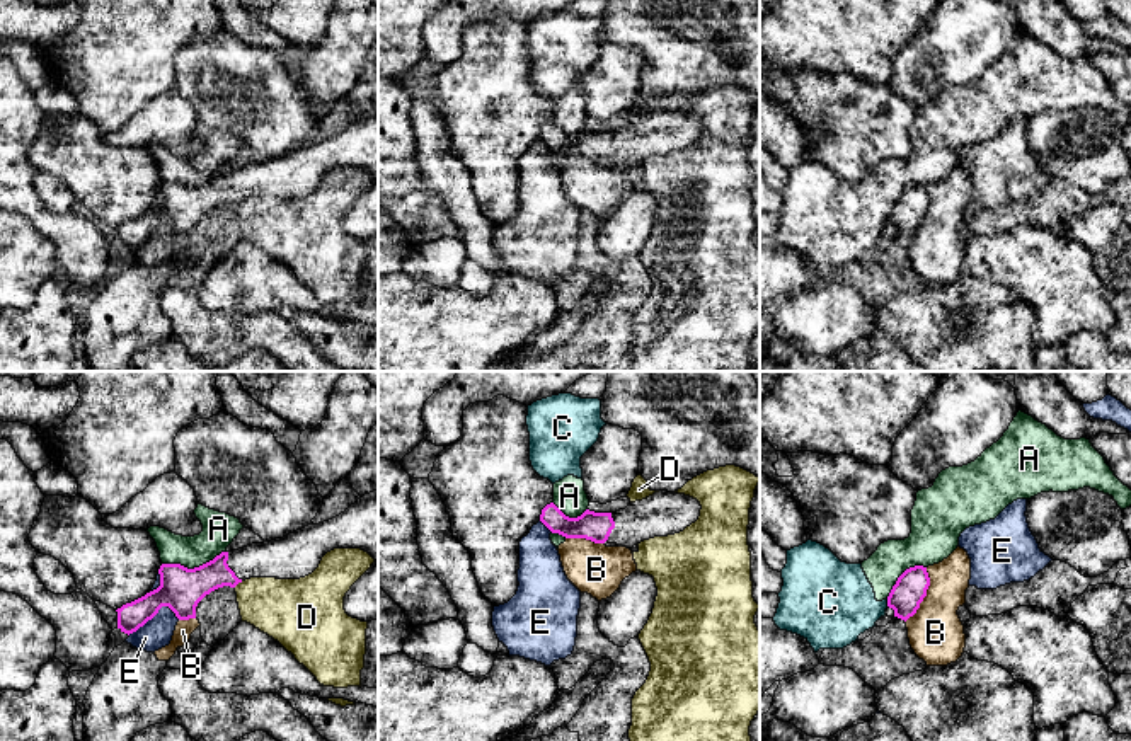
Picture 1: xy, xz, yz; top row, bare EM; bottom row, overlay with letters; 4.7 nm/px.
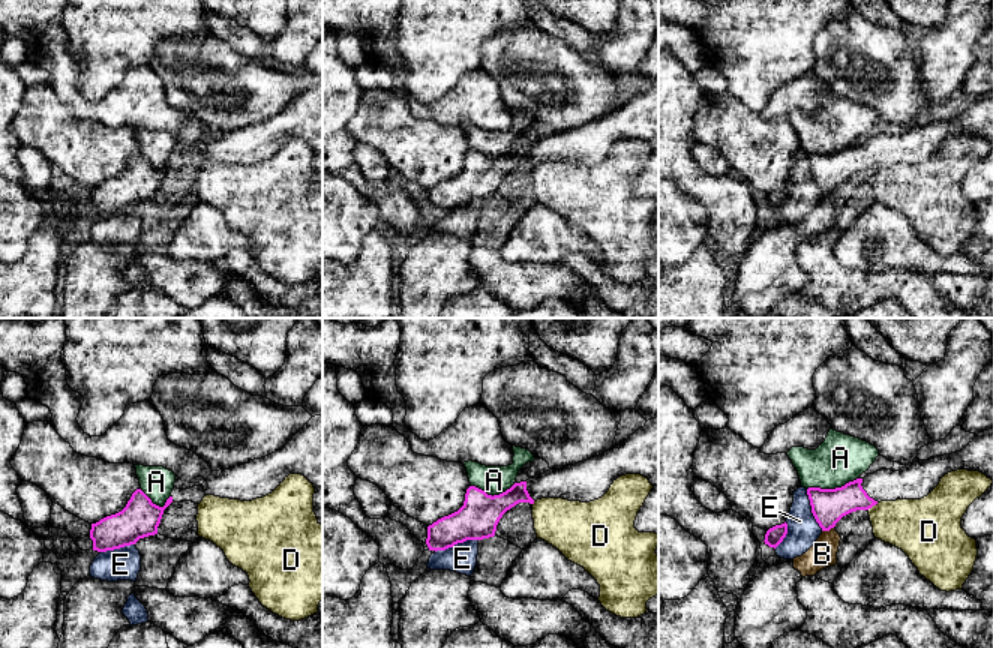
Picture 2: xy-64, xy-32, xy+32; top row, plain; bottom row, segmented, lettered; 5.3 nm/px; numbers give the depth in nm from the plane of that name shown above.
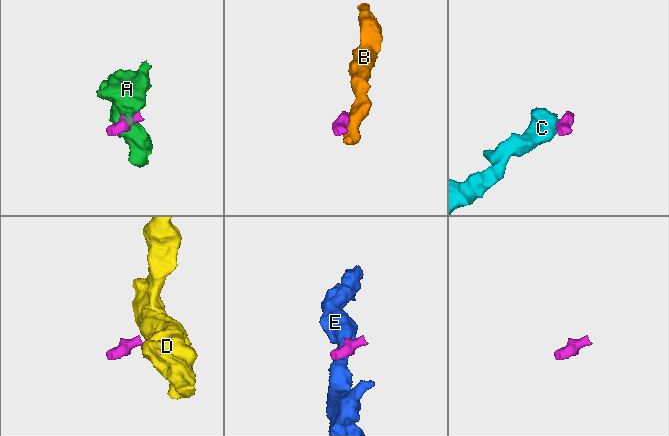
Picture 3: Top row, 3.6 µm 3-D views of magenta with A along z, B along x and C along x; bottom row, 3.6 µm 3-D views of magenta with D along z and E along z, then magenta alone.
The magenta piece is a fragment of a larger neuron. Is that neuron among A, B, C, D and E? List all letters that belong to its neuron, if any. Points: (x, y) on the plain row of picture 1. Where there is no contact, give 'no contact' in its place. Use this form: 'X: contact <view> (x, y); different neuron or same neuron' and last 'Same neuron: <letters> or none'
A: contact xy (195, 186); different neuron
B: contact yz (925, 213); different neuron
C: contact yz (888, 220); different neuron
D: contact xy (237, 201); different neuron
E: contact xy (154, 234); different neuron
Same neuron: none

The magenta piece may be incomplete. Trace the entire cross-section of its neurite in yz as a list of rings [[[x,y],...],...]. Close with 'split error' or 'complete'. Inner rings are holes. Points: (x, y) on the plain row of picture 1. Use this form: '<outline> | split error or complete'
[[[915,184],[906,187],[893,204],[887,215],[887,225],[894,228],[894,235],[908,238],[916,232],[920,221],[927,215],[930,196],[927,186]]] | complete

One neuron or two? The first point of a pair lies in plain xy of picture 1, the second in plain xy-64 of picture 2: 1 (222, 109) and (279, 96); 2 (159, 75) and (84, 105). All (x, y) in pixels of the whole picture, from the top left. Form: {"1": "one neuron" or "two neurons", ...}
{"1": "one neuron", "2": "two neurons"}

